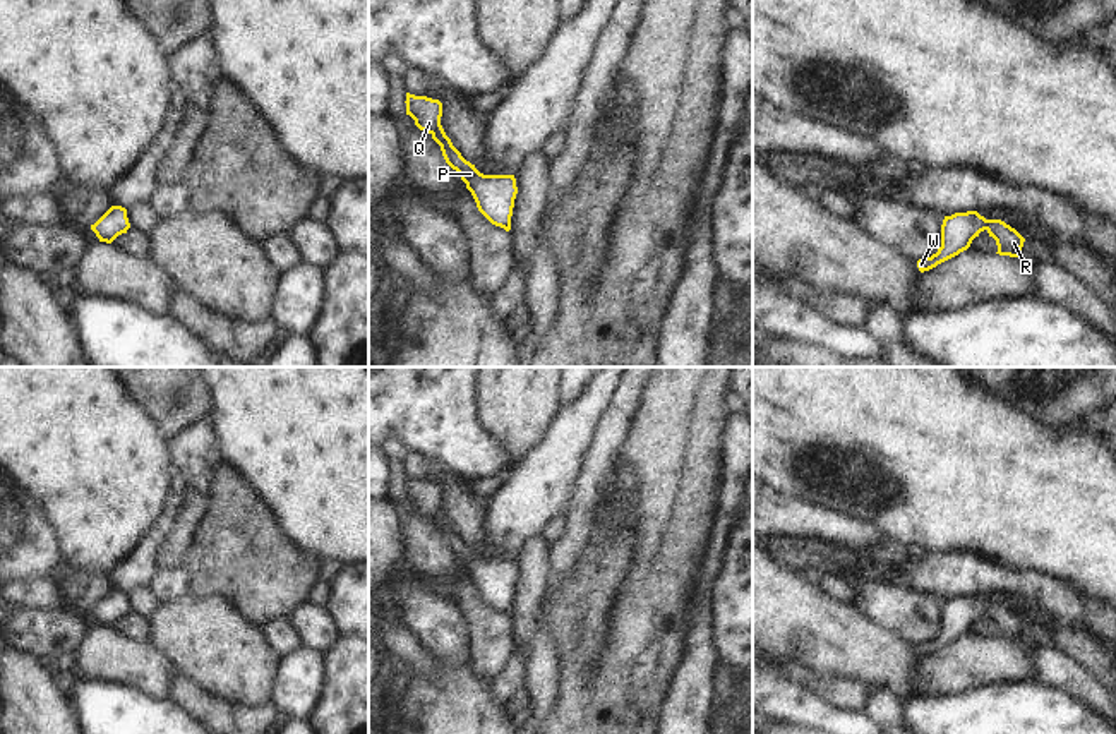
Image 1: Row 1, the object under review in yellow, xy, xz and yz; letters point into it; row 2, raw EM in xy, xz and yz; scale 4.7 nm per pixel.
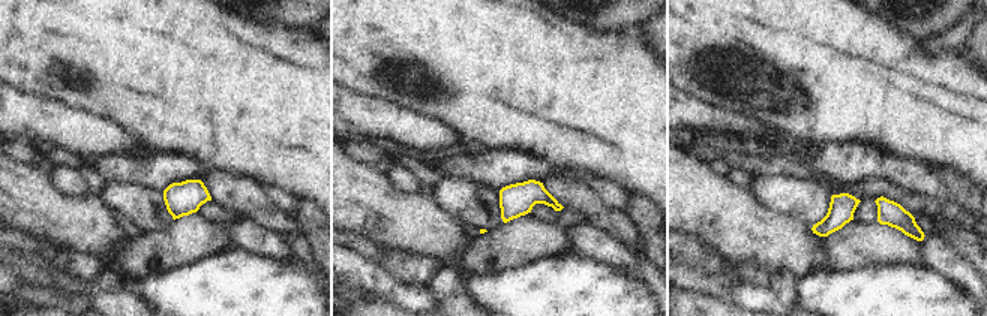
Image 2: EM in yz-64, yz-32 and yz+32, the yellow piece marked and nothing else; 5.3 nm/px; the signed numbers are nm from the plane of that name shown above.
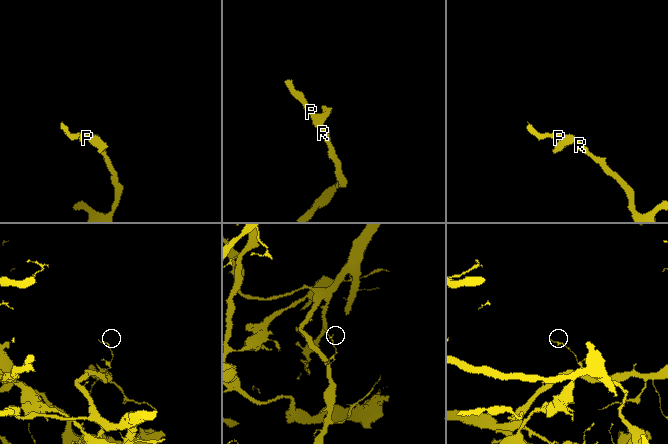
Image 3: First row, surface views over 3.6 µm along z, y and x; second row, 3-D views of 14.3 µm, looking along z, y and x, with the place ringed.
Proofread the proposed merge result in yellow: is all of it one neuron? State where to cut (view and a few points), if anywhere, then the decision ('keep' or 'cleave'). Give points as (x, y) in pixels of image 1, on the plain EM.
no cut | keep

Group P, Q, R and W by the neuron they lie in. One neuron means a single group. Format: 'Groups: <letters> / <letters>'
Groups: P Q R W

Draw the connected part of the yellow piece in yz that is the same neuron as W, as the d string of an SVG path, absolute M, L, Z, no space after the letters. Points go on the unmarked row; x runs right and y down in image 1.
M967 595L945 600L941 609L941 631L931 641L917 645L919 655L929 655L967 635L972 624L984 614L996 624L996 638L1022 643L1025 623L1015 612L1001 604L986 604L977 595Z

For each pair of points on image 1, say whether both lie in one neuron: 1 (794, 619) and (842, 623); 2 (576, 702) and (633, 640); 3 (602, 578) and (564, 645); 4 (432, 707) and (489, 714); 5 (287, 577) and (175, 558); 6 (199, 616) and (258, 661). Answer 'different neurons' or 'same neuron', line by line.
1: same neuron
2: same neuron
3: same neuron
4: same neuron
5: different neurons
6: same neuron

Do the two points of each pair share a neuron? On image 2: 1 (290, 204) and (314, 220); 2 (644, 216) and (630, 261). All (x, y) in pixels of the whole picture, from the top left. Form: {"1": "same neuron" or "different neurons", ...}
{"1": "different neurons", "2": "different neurons"}

